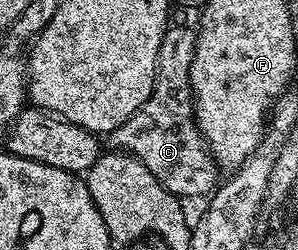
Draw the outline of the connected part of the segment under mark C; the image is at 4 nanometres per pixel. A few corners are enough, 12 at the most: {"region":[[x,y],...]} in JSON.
{"region":[[168,27],[155,89],[109,135],[180,199],[221,177],[195,122],[194,28]]}

